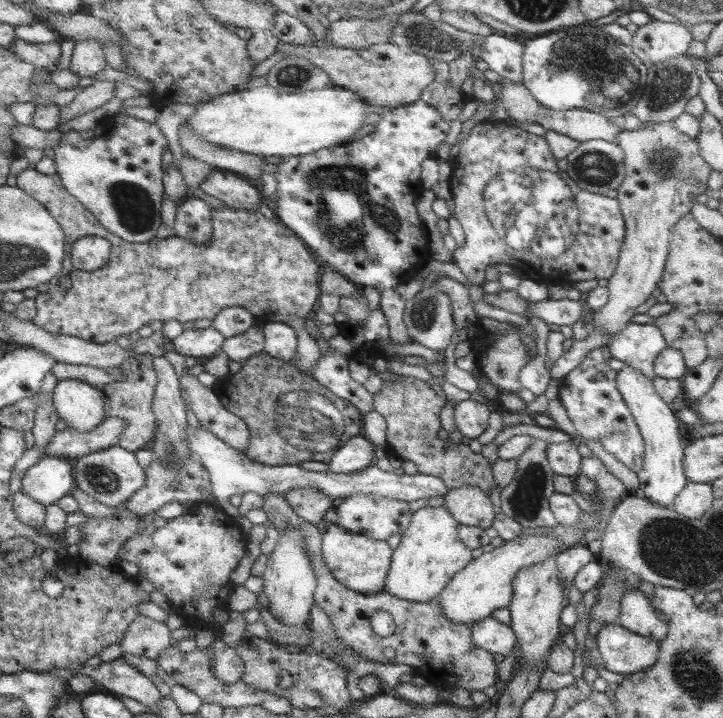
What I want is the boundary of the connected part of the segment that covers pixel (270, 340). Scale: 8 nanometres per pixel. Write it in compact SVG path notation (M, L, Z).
M281 322L265 323L264 333L264 353L292 363L297 359L299 351L299 340L297 332L287 324Z

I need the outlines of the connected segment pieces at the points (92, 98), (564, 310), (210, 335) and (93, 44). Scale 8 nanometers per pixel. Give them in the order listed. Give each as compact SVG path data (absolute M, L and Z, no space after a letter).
M95 81L92 86L85 88L78 94L72 103L69 105L60 106L60 125L54 127L54 130L59 131L62 124L69 123L70 120L81 116L84 113L90 112L101 107L114 97L115 82L98 82Z
M567 298L560 300L546 299L542 302L534 302L529 310L528 320L537 316L542 318L546 324L558 324L558 326L570 326L580 320L582 310L586 302L582 299L570 300Z
M214 327L186 329L174 338L171 349L186 356L212 356L218 354L225 344L225 338Z
M91 38L75 44L70 69L80 78L95 78L106 66L106 56L101 43Z

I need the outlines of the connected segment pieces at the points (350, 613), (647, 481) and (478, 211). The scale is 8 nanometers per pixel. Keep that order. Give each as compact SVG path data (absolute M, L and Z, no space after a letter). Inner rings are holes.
M267 494L267 496L263 497L261 509L267 514L268 524L273 524L280 534L284 533L289 528L289 524L291 524L293 528L300 530L302 537L306 538L306 549L309 550L309 556L313 560L313 570L318 580L318 588L314 595L315 603L328 616L330 624L334 627L335 634L345 641L355 653L364 655L365 660L372 662L380 662L382 664L408 664L408 666L414 668L417 676L424 676L424 678L427 678L429 684L433 683L432 685L438 689L452 683L455 688L462 688L469 692L486 692L489 687L496 685L498 667L492 657L493 654L473 643L470 623L456 624L456 622L450 622L447 617L444 618L442 608L438 604L432 604L431 602L418 603L406 601L398 599L385 591L378 592L378 594L362 594L346 588L346 586L343 586L334 579L334 576L332 576L324 561L321 550L323 540L322 528L310 524L306 519L296 514L293 508L290 508L284 494ZM378 611L386 612L392 616L392 621L396 625L396 633L392 633L389 637L381 637L378 633L374 632L374 629L370 626L370 619Z
M625 365L617 371L617 388L629 405L636 420L637 427L645 439L645 456L641 471L637 472L639 489L637 495L653 501L663 507L672 507L681 494L689 477L685 475L685 446L680 435L680 420L674 407L668 405L658 396L653 381L637 368Z
M489 120L482 121L477 124L469 133L468 137L460 141L459 153L456 156L456 162L460 166L460 171L456 175L450 176L450 183L453 199L452 216L460 222L464 229L465 242L464 246L458 247L452 255L452 261L464 273L468 282L474 285L482 285L484 294L498 294L504 291L499 281L485 281L484 271L488 266L495 264L508 264L515 270L521 270L524 276L528 276L537 281L543 281L548 284L575 285L576 281L580 280L599 280L605 283L616 270L619 259L619 252L624 242L625 237L625 220L619 201L614 198L608 198L606 195L600 194L585 194L581 193L572 183L570 178L563 174L558 174L558 166L556 166L556 157L548 148L548 142L542 136L535 136L517 128L510 126L504 121L492 122Z

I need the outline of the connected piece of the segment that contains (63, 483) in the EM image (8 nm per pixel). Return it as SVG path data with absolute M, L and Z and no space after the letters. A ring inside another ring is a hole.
M44 456L22 479L22 492L45 506L60 502L74 488L74 466L67 457Z

